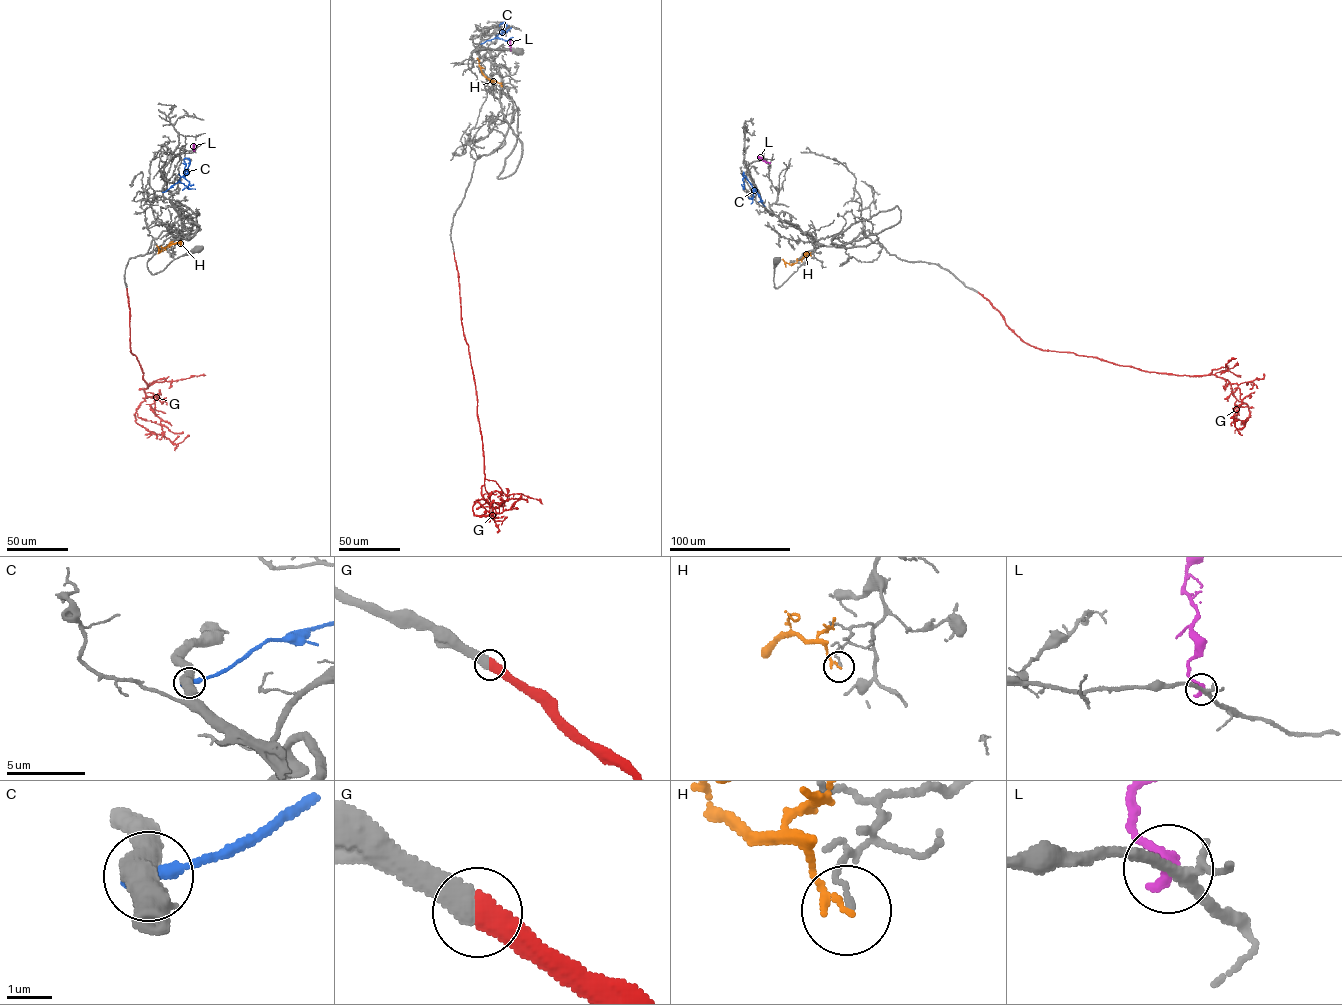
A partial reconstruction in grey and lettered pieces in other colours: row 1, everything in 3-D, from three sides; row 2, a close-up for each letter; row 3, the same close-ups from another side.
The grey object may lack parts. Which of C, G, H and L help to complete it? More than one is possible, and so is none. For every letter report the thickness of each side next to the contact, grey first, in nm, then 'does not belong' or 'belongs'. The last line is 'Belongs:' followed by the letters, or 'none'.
C: calibres 500 and 320 nm; does not belong
G: calibres 440 and 440 nm; belongs
H: calibres 110 and 180 nm; does not belong
L: calibres 240 and 360 nm; does not belong
Belongs: G

